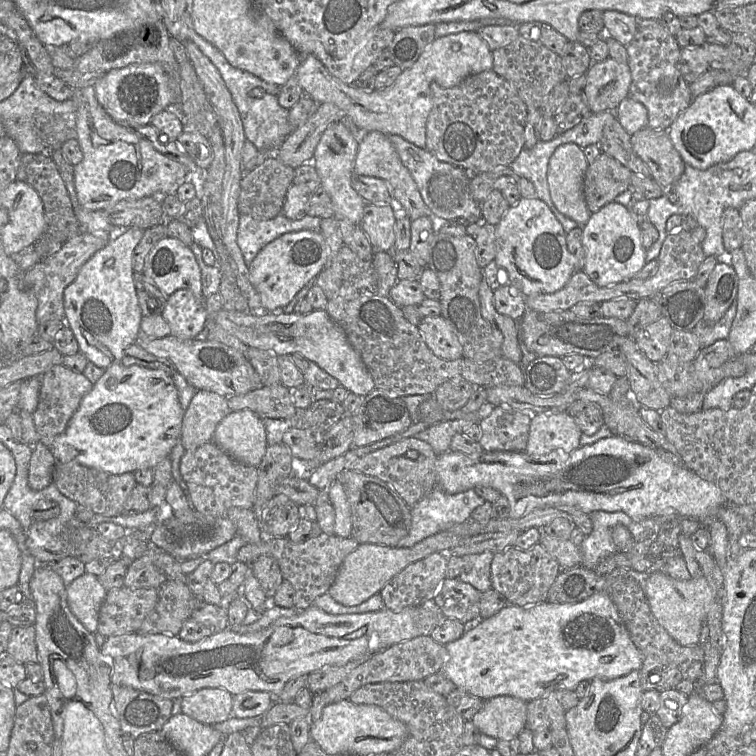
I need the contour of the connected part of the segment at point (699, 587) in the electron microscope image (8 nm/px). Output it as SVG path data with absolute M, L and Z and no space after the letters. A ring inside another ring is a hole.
M663 570L650 573L645 584L645 595L653 616L667 633L680 645L699 645L712 592L704 578L674 579Z

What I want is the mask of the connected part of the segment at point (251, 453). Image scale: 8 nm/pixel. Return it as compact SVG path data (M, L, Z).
M251 410L231 411L217 425L212 441L235 460L254 467L259 466L268 446L263 419Z

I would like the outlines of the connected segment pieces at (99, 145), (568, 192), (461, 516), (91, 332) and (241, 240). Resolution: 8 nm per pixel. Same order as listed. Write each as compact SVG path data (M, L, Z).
M86 86L82 88L73 89L73 90L74 92L71 100L74 101L77 109L76 132L77 132L77 139L82 149L82 160L76 165L74 165L74 187L75 187L77 199L83 208L91 211L104 210L108 206L112 206L115 203L125 199L141 199L144 197L164 197L166 194L174 193L177 186L179 186L185 181L185 176L188 171L182 164L158 152L153 147L153 145L149 140L147 140L146 138L136 133L130 127L125 127L124 125L121 125L120 123L116 122L108 115L108 113L104 110L104 108L98 102L98 99L95 94L94 86Z
M575 143L559 146L548 164L547 182L555 207L566 217L585 225L591 216L583 193L588 163Z
M436 487L410 509L410 530L407 536L400 540L396 548L412 547L429 536L449 530L452 526L468 520L472 511L485 502L487 501L475 493L473 489L457 494L448 494L439 487Z
M132 227L110 239L64 290L65 323L73 331L79 351L103 369L120 363L125 348L134 344L140 334L143 316L133 280L133 252L144 231Z
M239 214L237 245L247 266L258 252L268 243L285 233L300 230L319 231L322 218L304 214L295 220L279 214L271 219L256 219L247 214Z

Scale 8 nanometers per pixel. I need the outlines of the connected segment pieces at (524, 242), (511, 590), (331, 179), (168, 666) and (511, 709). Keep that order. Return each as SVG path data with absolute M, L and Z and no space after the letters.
M521 198L511 205L496 225L496 263L508 278L510 287L525 298L561 289L575 270L575 258L566 245L566 233L545 202Z
M540 543L527 550L511 547L493 555L492 589L501 593L508 604L533 605L547 600L548 592L561 571L557 560Z
M337 121L328 126L321 135L312 160L312 164L321 179L321 186L324 187L331 198L333 217L337 221L348 220L354 224L360 224L366 205L364 199L354 190L351 184L358 146L359 137L354 136L344 124Z
M432 600L400 611L381 609L376 612L354 614L328 614L313 605L299 610L295 616L281 617L268 627L253 632L239 633L225 629L197 642L186 642L166 633L128 633L107 638L100 653L111 670L111 684L128 686L163 698L175 700L202 688L222 688L232 695L246 691L266 691L278 696L288 680L308 675L328 665L344 665L360 656L372 656L392 645L418 636L428 636L446 617Z
M497 696L484 701L481 710L471 719L481 734L509 740L526 728L528 701L512 696Z

